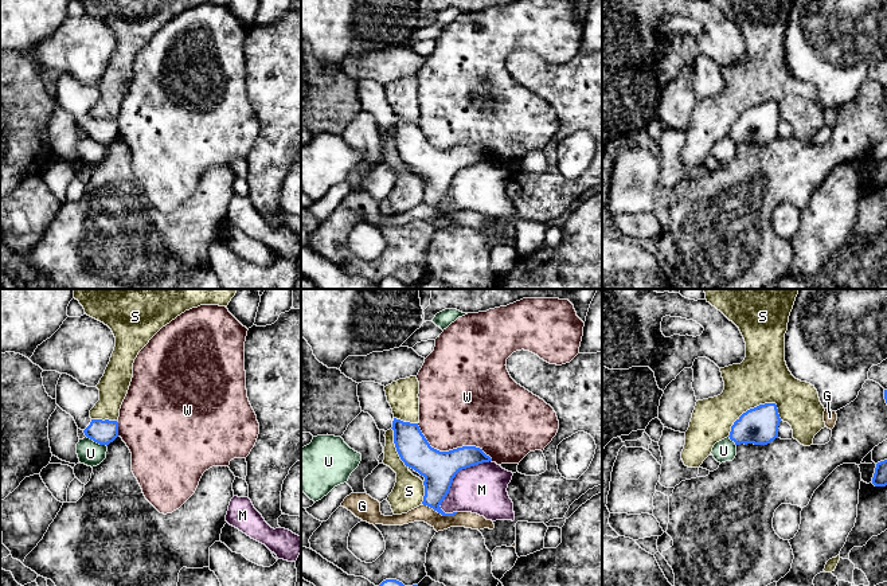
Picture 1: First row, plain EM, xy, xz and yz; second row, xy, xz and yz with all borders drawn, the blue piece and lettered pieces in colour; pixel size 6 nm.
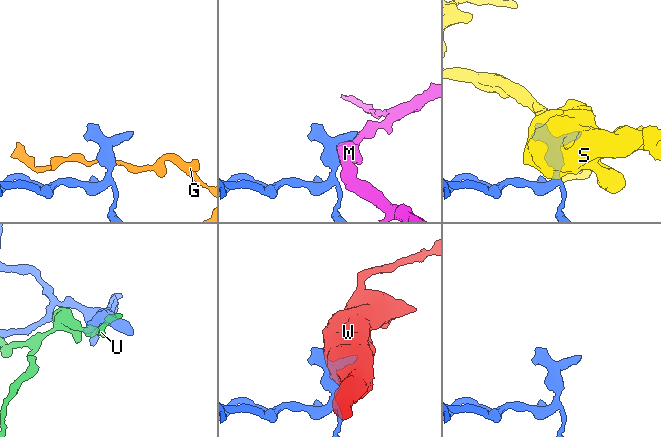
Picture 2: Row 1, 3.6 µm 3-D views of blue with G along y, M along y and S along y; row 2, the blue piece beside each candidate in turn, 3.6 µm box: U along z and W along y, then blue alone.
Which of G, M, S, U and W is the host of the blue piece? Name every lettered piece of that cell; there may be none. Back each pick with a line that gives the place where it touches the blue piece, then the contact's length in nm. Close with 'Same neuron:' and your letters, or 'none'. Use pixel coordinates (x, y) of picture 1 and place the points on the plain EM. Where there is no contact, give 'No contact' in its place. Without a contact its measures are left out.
Same neuron: none

